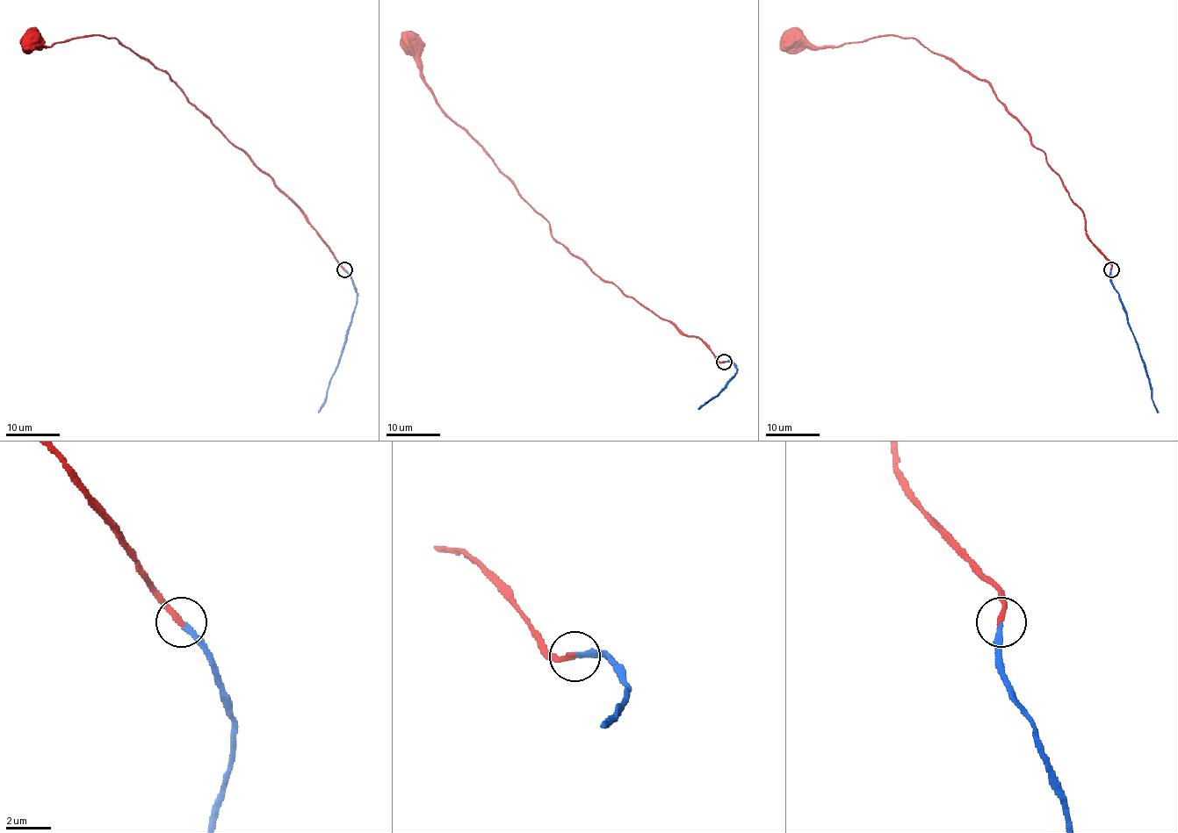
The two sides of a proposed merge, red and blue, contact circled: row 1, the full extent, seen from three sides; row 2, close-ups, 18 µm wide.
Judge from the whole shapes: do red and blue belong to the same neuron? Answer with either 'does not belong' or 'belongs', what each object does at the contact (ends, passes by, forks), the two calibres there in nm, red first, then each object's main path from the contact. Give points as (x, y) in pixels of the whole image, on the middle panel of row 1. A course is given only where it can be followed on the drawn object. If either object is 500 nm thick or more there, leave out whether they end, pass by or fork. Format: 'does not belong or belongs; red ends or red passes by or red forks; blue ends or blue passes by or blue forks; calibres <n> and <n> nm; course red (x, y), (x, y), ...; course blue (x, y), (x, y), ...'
belongs; red ends; blue ends; calibres 240 and 190 nm; course red (725, 362), (697, 337), (682, 333), (600, 279), (560, 244), (550, 225), (494, 159), (441, 107), (407, 44); course blue (725, 362), (732, 362), (737, 370), (720, 391), (697, 409)

